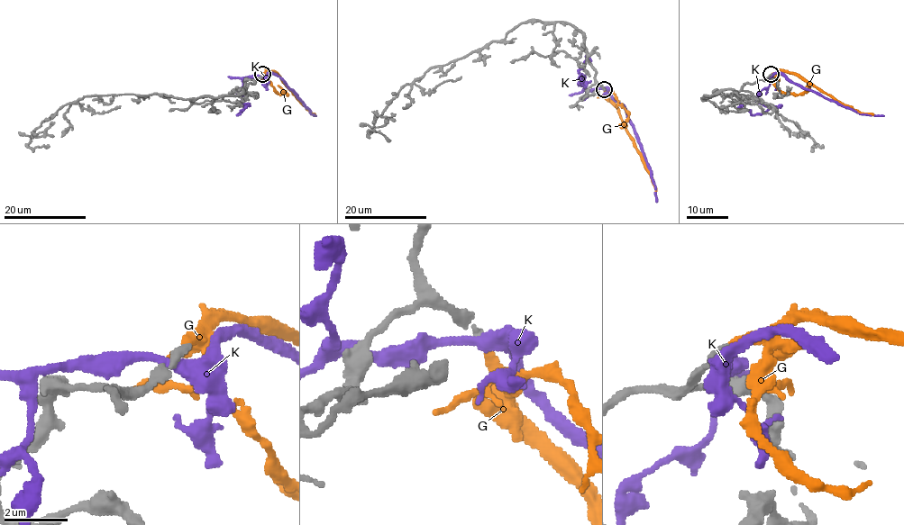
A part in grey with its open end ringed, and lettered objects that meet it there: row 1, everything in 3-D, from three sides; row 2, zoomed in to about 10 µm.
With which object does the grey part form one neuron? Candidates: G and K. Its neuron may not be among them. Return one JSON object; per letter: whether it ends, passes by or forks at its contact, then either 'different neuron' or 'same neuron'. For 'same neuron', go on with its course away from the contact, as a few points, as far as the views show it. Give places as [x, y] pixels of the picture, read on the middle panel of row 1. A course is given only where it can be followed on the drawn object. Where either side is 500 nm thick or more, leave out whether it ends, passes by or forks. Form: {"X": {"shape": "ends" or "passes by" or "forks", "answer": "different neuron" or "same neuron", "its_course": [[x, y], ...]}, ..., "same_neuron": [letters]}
{"G": {"shape": "ends", "answer": "same neuron", "its_course": [[604, 89], [607, 100], [616, 108], [656, 191]]}, "K": {"shape": "passes by", "answer": "different neuron"}, "same_neuron": ["G"]}

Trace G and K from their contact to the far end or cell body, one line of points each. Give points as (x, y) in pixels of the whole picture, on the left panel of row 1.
G: (262, 75), (267, 70), (275, 71), (315, 114)
K: (261, 76), (272, 73), (315, 115)

